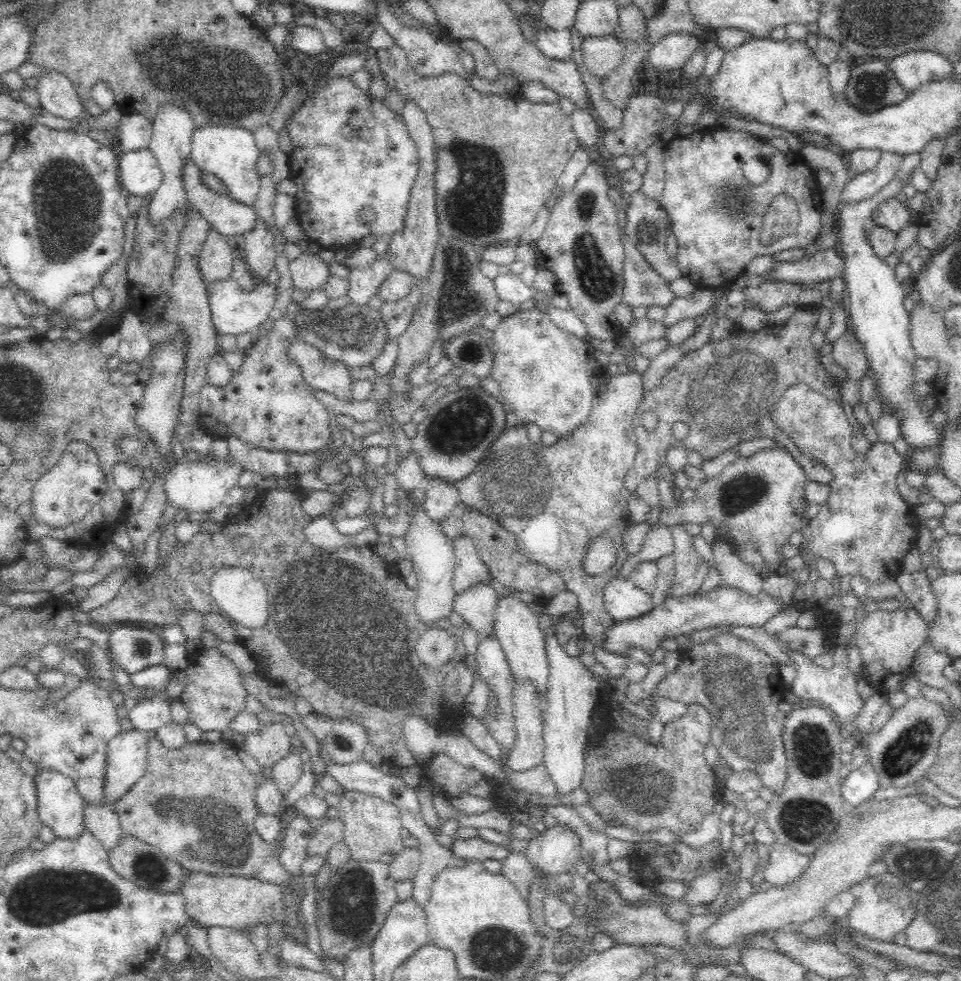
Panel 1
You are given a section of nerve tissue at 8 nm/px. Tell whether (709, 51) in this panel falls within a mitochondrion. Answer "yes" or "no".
no

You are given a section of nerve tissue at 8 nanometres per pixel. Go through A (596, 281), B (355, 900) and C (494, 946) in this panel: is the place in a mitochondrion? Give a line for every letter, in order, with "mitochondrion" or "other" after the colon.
A: mitochondrion
B: mitochondrion
C: mitochondrion

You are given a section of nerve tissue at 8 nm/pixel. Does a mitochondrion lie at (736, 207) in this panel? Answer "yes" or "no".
yes

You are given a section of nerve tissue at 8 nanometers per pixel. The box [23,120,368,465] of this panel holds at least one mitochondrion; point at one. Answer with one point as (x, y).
(69, 202)

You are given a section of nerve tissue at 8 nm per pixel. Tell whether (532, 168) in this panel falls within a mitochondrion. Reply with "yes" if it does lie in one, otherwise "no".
no

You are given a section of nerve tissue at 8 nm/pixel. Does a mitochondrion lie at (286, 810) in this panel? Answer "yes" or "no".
no

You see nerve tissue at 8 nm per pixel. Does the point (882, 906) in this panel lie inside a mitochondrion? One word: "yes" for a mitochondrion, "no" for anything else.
no

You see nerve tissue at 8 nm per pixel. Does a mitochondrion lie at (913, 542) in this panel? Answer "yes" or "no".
no

